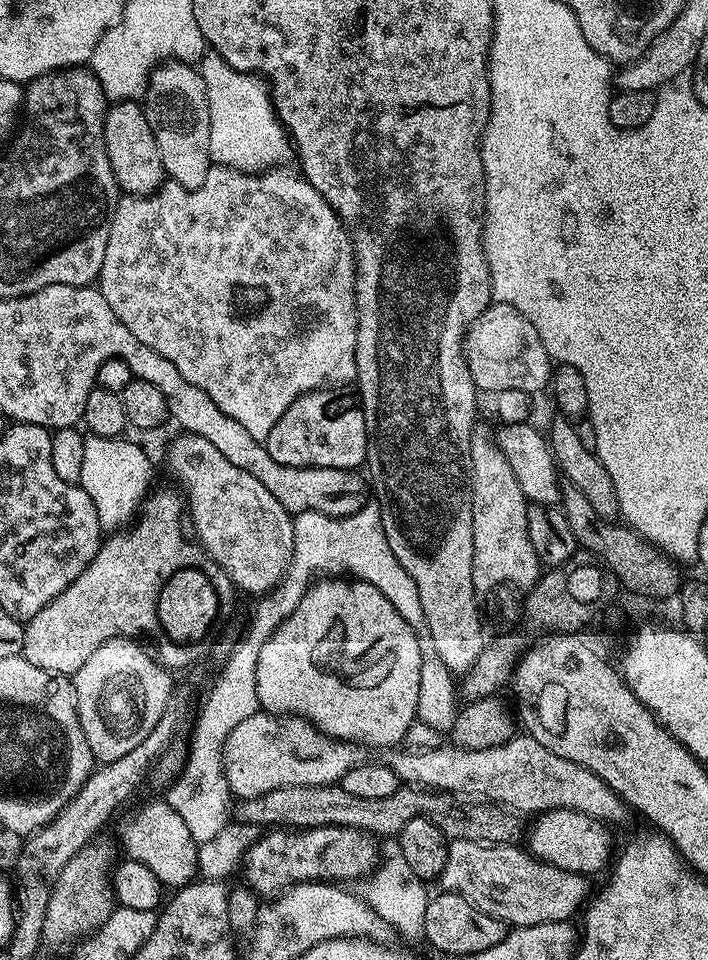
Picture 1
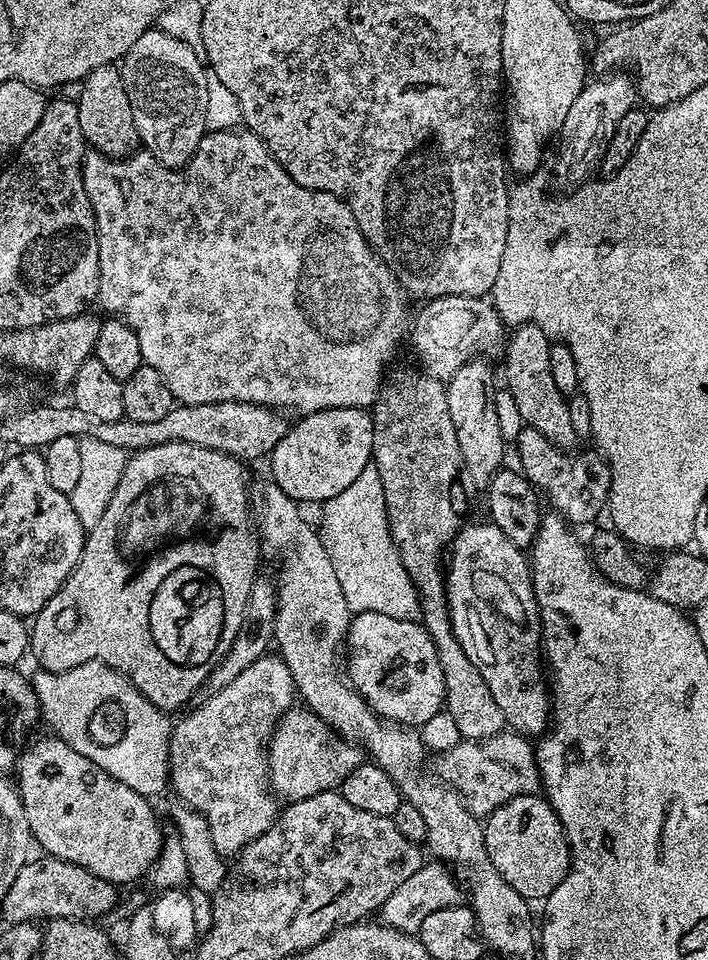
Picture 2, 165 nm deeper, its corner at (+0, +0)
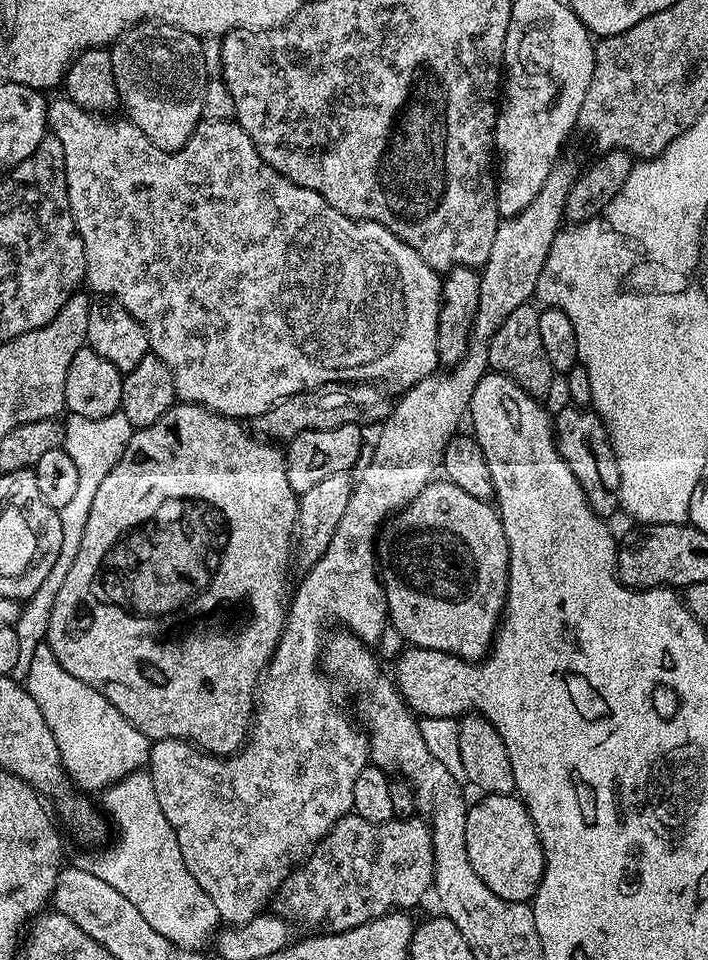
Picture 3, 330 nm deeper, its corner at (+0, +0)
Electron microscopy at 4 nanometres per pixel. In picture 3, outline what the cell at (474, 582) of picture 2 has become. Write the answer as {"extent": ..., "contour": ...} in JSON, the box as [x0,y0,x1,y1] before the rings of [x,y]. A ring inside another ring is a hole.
{"extent":[376,479,510,662],"contour":[[[433,479],[418,498],[400,509],[380,529],[376,559],[388,603],[388,619],[405,645],[442,650],[473,662],[488,655],[504,615],[510,562],[500,513],[489,501],[474,498],[466,494],[466,490],[458,490],[458,486],[449,480]]]}

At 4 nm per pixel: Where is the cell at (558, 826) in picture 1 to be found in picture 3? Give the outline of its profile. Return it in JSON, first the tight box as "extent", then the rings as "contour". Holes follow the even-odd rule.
{"extent":[466,792,544,904],"contour":[[[490,792],[479,798],[481,800],[473,803],[466,814],[466,854],[470,854],[470,866],[474,866],[478,878],[482,878],[498,898],[527,904],[536,895],[544,873],[544,851],[528,808],[516,794],[503,796]]]}

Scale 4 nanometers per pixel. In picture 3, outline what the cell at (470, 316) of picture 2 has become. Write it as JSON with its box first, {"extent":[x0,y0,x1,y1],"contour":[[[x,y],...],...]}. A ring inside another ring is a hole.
{"extent":[48,98,441,418],"contour":[[[61,98],[61,100],[56,101],[53,99],[48,106],[48,127],[51,135],[56,136],[58,142],[62,142],[62,150],[66,154],[66,186],[68,187],[68,197],[70,198],[70,210],[72,211],[72,217],[76,223],[78,234],[82,238],[84,257],[86,258],[86,274],[84,275],[84,279],[87,287],[93,293],[95,293],[94,291],[100,292],[96,294],[118,301],[126,310],[130,310],[133,318],[144,327],[151,355],[162,358],[162,362],[166,362],[167,368],[170,369],[170,374],[174,374],[174,390],[176,391],[176,395],[183,403],[197,404],[223,416],[251,418],[266,414],[266,410],[270,410],[275,404],[282,402],[286,398],[290,398],[294,394],[305,392],[311,388],[317,388],[323,384],[379,382],[384,386],[393,384],[394,387],[400,388],[399,390],[407,390],[414,387],[418,382],[422,382],[422,378],[433,375],[437,371],[440,364],[440,355],[438,354],[438,314],[440,313],[441,273],[435,272],[429,264],[422,262],[422,258],[417,252],[410,246],[406,246],[406,242],[399,240],[390,230],[386,230],[386,226],[382,226],[373,220],[352,220],[346,214],[334,210],[334,206],[326,203],[314,190],[306,190],[302,186],[290,182],[290,178],[278,174],[278,170],[274,170],[274,166],[270,166],[260,157],[258,150],[254,146],[254,142],[246,134],[246,130],[242,130],[239,124],[232,120],[205,119],[192,131],[192,136],[186,142],[186,146],[182,146],[177,152],[167,152],[166,150],[158,150],[158,146],[154,146],[154,142],[150,142],[150,138],[146,138],[146,134],[142,134],[142,130],[138,130],[138,126],[134,126],[131,120],[127,118],[121,118],[121,120],[112,119],[116,118],[109,118],[107,115],[95,112],[87,112],[85,108],[80,108],[73,100],[67,98]],[[242,314],[246,314],[250,320],[254,318],[254,324],[256,324],[256,320],[264,320],[266,326],[268,326],[268,330],[264,330],[264,332],[242,332],[242,326],[248,324],[248,320],[242,318]],[[218,324],[228,324],[228,328],[226,328],[228,332],[220,332]]]}

